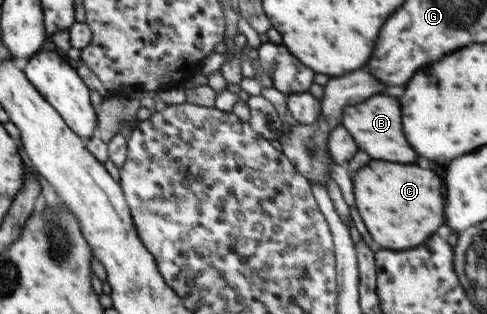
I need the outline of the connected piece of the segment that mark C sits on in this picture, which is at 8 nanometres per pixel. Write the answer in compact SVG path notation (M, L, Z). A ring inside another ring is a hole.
M372 160L354 174L354 194L360 216L376 248L406 250L421 245L444 226L442 180L432 170L410 164Z

